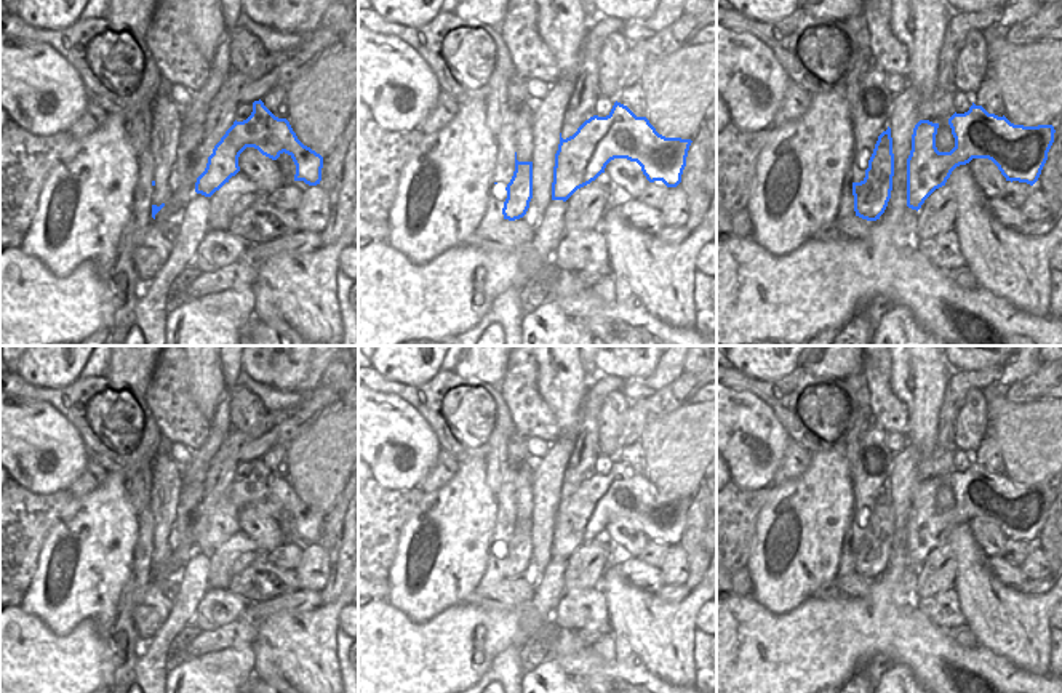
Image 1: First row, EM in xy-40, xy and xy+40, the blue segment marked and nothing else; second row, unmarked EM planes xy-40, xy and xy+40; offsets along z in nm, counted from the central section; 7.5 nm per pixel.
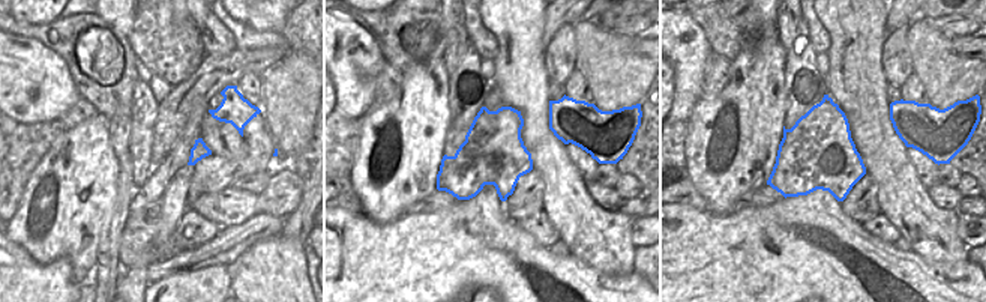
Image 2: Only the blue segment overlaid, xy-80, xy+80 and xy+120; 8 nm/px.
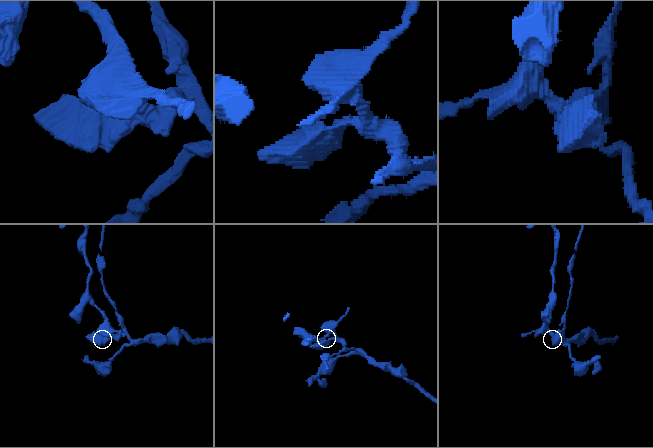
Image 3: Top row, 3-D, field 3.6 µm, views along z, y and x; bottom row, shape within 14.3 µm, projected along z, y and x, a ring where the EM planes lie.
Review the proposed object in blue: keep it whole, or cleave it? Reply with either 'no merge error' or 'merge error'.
no merge error

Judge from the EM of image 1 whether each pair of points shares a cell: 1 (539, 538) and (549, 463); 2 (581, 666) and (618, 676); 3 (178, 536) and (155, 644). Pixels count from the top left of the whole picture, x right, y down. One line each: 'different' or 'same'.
1: same
2: same
3: different

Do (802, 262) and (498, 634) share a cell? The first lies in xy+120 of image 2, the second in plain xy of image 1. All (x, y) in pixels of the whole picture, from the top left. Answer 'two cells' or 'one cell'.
one cell

